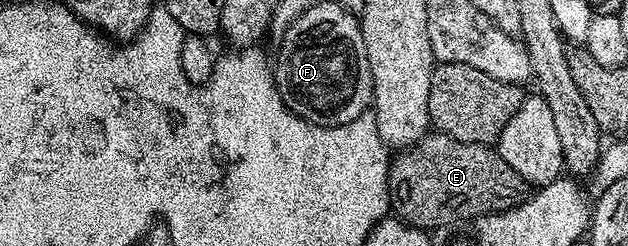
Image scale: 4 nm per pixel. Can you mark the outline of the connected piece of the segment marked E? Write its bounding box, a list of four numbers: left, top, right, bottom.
[390,131,528,229]

